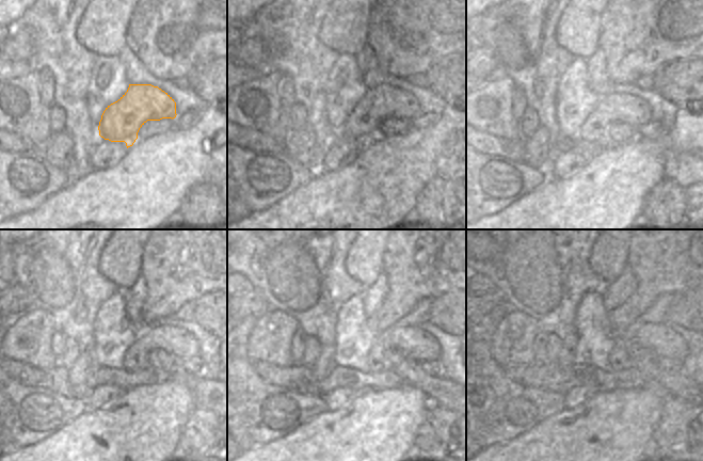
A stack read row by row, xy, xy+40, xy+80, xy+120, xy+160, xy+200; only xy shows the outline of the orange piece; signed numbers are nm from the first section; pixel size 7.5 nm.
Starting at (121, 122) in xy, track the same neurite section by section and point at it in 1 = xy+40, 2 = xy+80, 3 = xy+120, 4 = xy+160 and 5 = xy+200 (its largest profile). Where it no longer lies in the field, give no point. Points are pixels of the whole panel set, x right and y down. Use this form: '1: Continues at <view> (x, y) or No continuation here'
1: Continues at xy+40 (383, 101)
2: Continues at xy+80 (623, 105)
3: Continues at xy+120 (176, 342)
4: Continues at xy+160 (412, 342)
5: Continues at xy+200 (659, 337).

